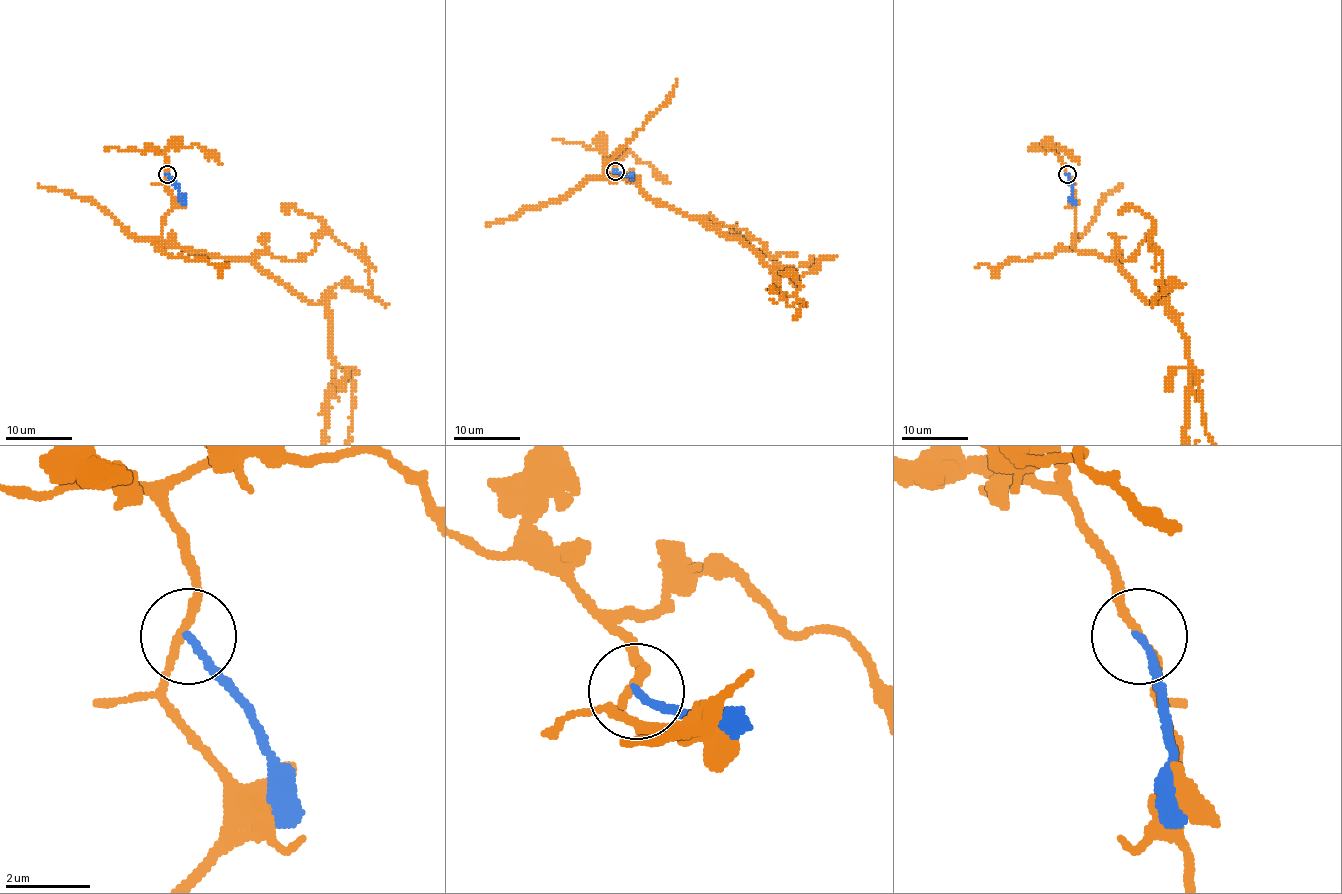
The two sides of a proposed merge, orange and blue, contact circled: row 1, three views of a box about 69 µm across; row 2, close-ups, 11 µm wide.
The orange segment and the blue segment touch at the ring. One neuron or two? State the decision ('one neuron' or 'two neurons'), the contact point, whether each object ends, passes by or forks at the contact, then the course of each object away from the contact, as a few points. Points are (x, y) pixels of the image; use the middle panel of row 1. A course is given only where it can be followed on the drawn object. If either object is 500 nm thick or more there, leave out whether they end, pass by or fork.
two neurons; place (615, 171); orange passes by; blue ends; course blue (616, 172), (632, 177)

